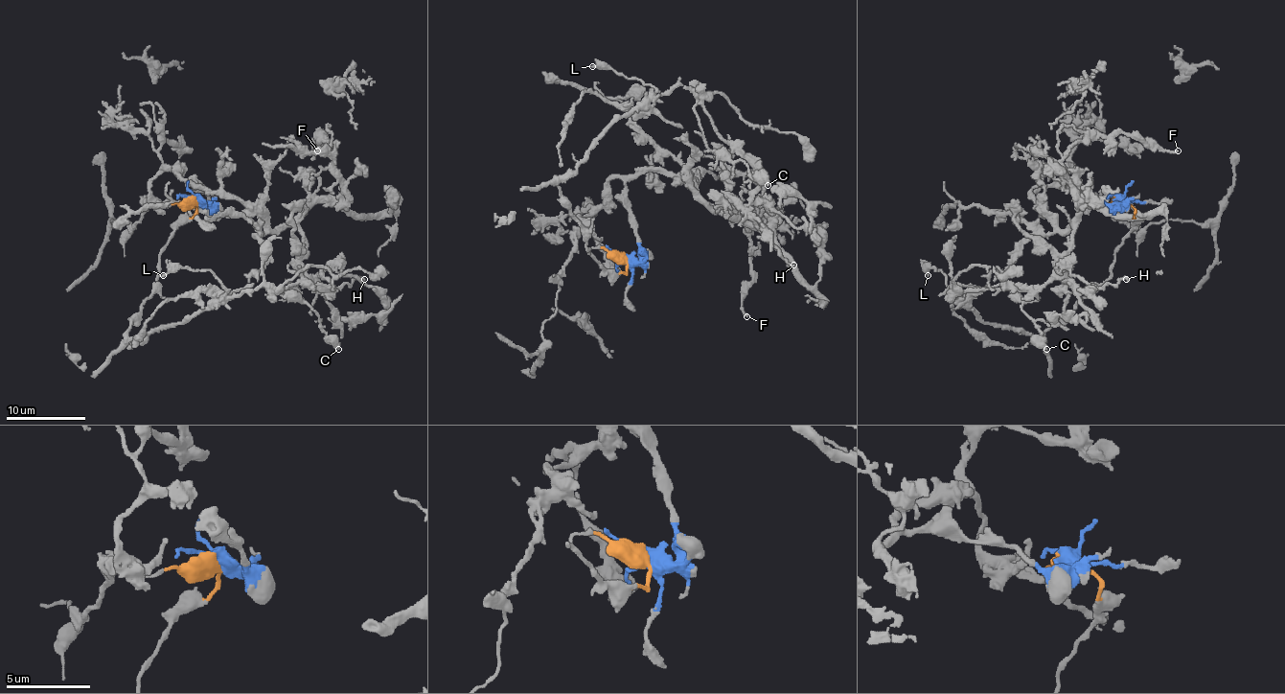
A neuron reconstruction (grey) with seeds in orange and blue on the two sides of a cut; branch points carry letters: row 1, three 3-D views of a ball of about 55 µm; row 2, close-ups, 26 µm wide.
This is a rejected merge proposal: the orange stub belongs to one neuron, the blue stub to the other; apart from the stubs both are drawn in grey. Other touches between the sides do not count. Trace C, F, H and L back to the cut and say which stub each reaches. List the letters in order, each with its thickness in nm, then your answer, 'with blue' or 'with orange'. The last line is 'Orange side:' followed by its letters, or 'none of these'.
C: 360 nm | with orange
F: 200 nm | with blue
H: 170 nm | with blue
L: 240 nm | with orange
Orange side: C, L

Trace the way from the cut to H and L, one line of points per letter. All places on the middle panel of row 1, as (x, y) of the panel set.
H: (623, 260), (639, 243), (625, 182), (665, 170), (706, 205), (724, 212), (734, 201), (794, 266)
L: (623, 260), (625, 273), (611, 273), (589, 253), (560, 180), (654, 92), (637, 79), (591, 66)

